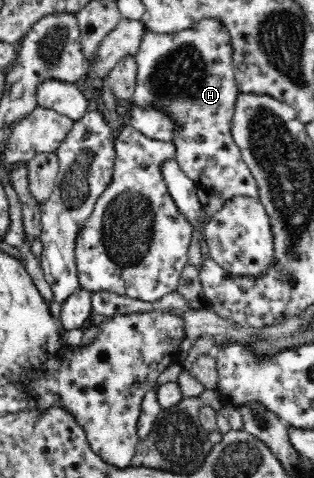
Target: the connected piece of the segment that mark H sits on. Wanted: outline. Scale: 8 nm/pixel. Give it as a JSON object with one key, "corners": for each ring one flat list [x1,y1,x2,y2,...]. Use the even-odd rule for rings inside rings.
{"corners":[[205,17,193,23,189,29,174,33,156,33,145,31,135,55,138,65,136,83,130,103,139,107,156,105,172,113,180,123,180,130,174,139,175,159,181,171,192,179,199,188,211,195,218,193,223,199,235,196,258,198,258,187,247,164,241,157,240,149,232,137,232,119,235,104,240,94,233,65,233,40,218,19]]}

